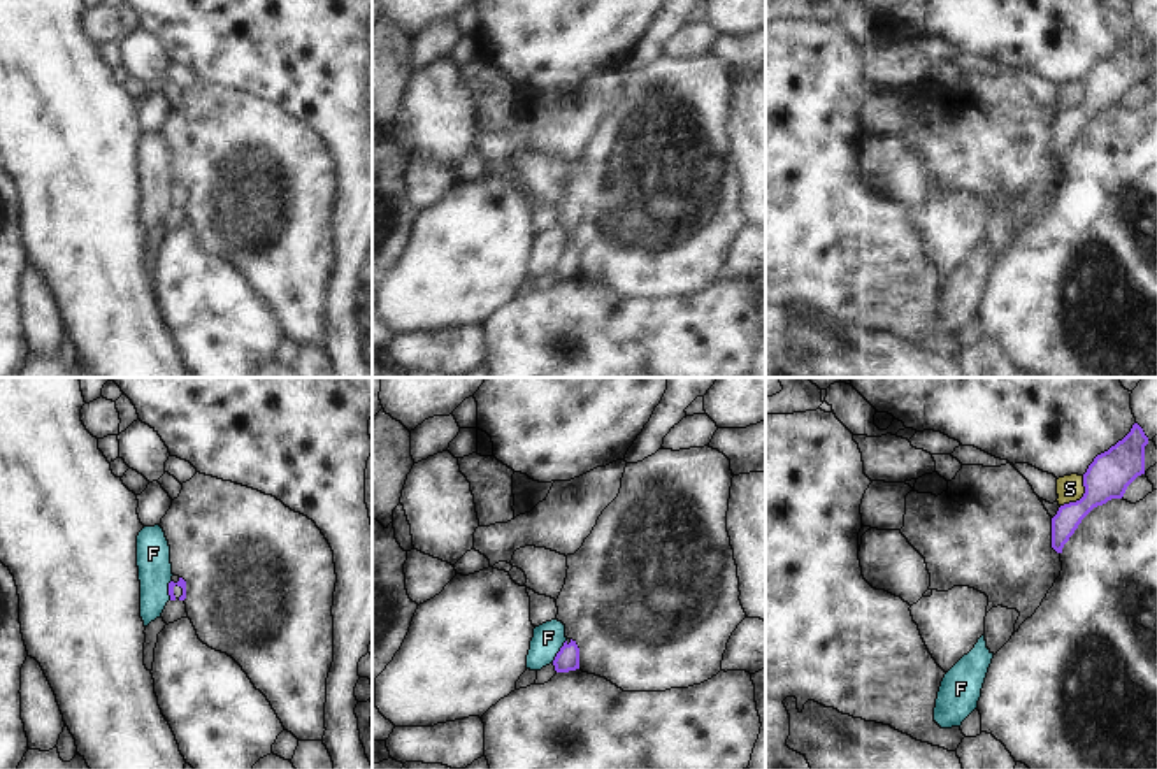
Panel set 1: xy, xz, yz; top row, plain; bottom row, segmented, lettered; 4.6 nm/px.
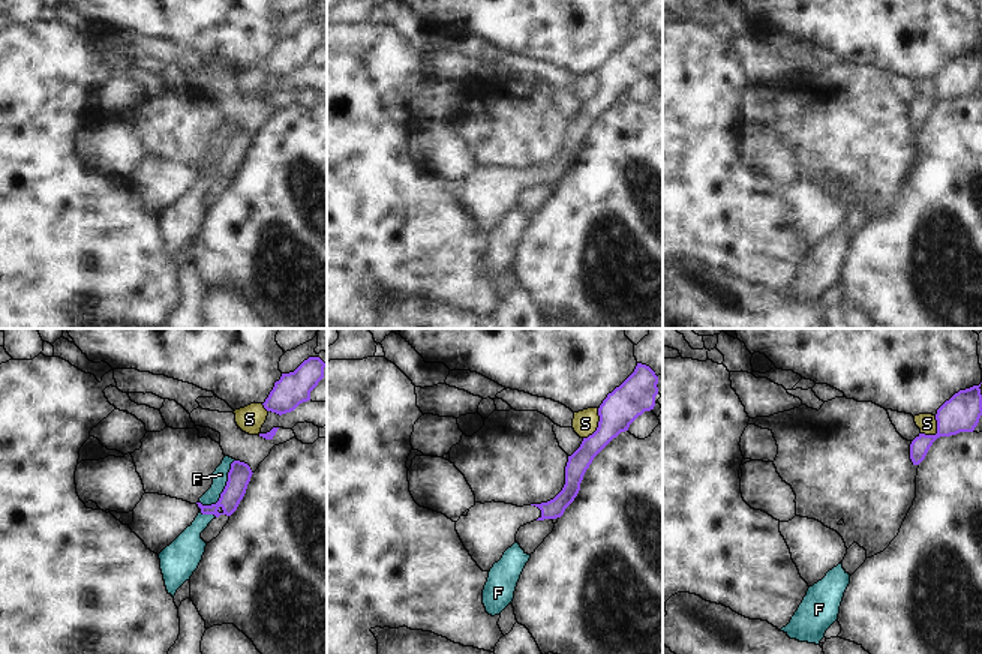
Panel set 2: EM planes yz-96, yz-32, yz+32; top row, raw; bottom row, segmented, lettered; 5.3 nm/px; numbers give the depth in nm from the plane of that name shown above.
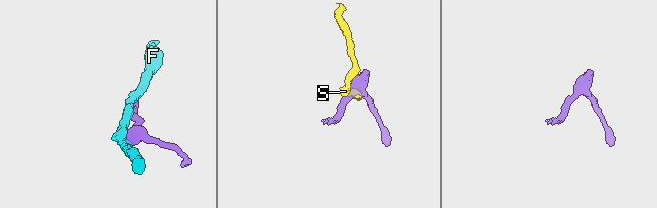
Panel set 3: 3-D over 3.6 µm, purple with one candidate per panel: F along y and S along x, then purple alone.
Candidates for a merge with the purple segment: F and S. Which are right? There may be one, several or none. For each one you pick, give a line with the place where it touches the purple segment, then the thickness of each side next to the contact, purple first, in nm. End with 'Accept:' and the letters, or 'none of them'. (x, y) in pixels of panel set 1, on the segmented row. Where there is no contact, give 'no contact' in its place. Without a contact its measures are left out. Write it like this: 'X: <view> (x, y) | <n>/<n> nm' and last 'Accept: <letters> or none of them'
Accept: none of them

